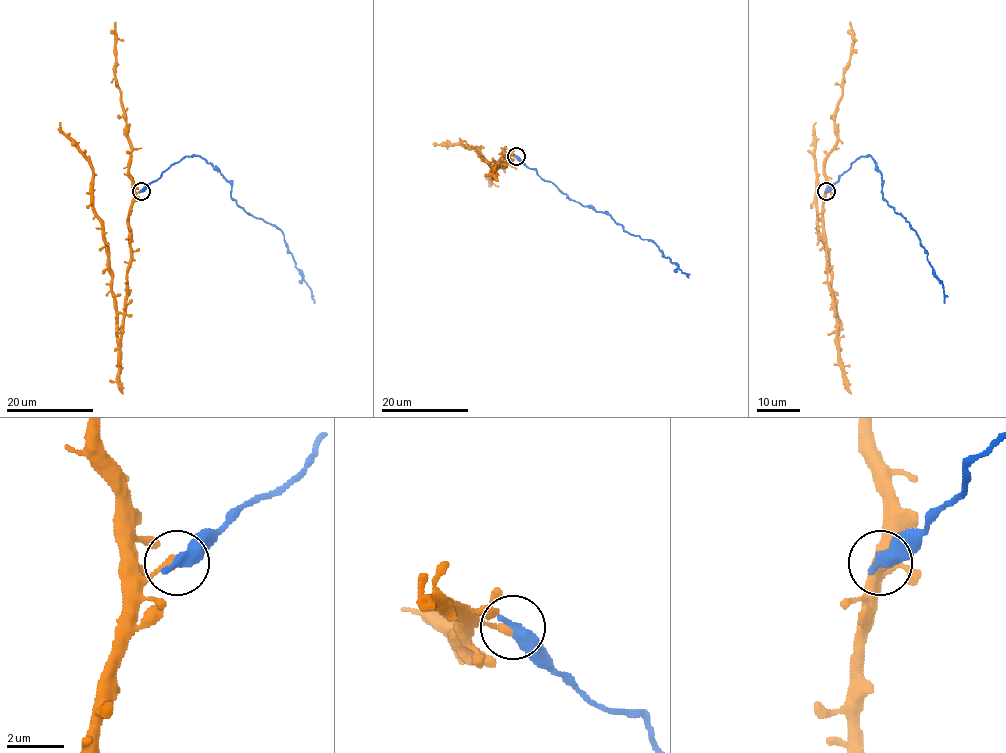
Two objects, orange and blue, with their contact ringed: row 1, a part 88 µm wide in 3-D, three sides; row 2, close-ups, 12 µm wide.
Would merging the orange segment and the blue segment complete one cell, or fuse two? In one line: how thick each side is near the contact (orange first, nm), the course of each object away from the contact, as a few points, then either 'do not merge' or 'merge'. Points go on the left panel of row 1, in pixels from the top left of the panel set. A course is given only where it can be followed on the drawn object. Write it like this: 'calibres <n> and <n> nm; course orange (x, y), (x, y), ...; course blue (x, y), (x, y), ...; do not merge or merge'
calibres 280 and 480 nm; course orange (140, 191), (128, 216), (131, 265), (126, 306), (120, 313), (108, 244), (94, 207), (92, 164), (59, 122); course blue (140, 191), (186, 156), (203, 158), (231, 183), (232, 197), (247, 212), (283, 233), (314, 303); do not merge

